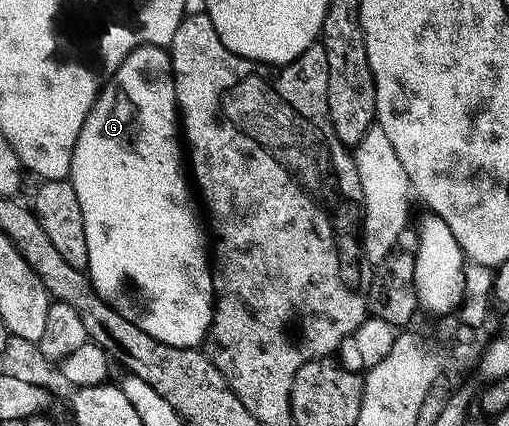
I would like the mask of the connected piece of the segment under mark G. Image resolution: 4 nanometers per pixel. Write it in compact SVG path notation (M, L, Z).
M145 44L132 49L124 58L124 62L120 62L118 69L110 73L108 79L98 89L98 97L94 99L92 110L88 118L84 118L80 138L76 138L68 179L70 185L76 190L76 198L80 198L80 210L84 214L84 234L88 238L88 275L94 284L94 289L113 308L120 310L124 318L136 322L136 326L140 326L144 334L152 334L152 338L172 346L198 348L205 341L206 331L210 329L210 319L214 317L214 277L212 264L208 259L208 232L204 227L204 220L200 215L187 169L184 167L184 148L180 143L180 117L174 89L174 75L170 69L170 54L165 47Z

